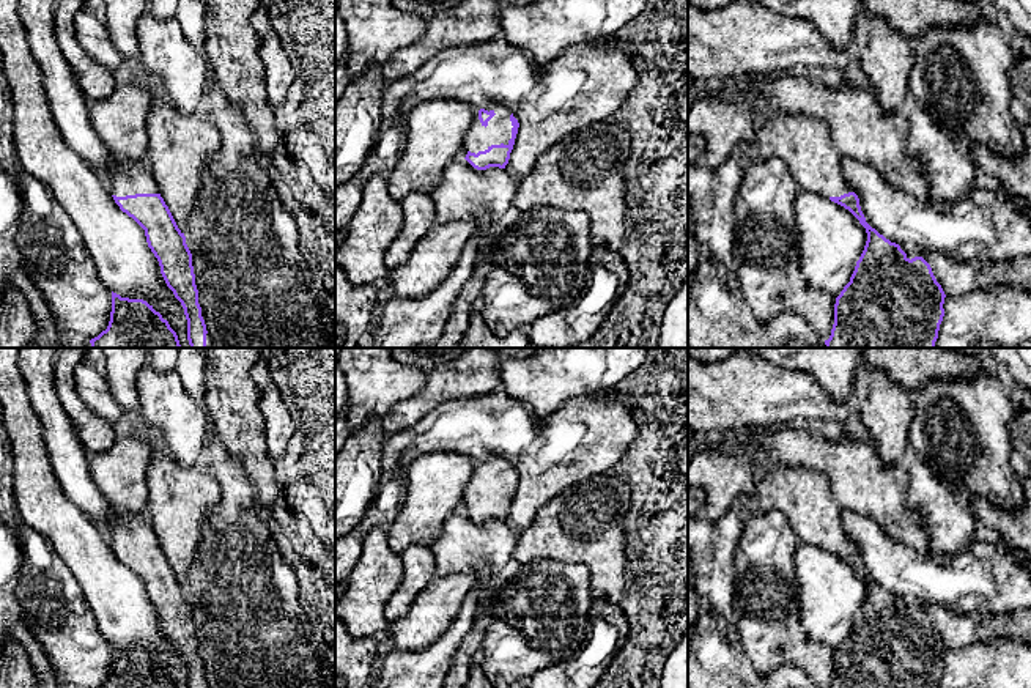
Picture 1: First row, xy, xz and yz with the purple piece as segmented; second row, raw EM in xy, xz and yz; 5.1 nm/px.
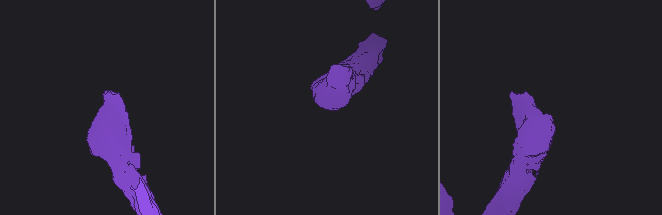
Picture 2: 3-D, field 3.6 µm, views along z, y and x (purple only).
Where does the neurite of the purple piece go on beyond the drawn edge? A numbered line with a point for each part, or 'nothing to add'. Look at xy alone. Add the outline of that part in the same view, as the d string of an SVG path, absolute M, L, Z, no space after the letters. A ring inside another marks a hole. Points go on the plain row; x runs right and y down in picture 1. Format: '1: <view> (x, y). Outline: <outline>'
1: xy (125, 529). Outline: M112 505L112 515L104 532L109 537L110 546L116 549L159 546L159 538L148 521L146 512L134 513Z

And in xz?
1: xz (498, 484). Outline: M497 455L491 457L485 463L493 463L496 468L485 480L479 472L477 463L466 486L463 510L466 510L469 504L477 507L479 504L488 502L491 498L508 498L508 493L512 491L512 463Z

